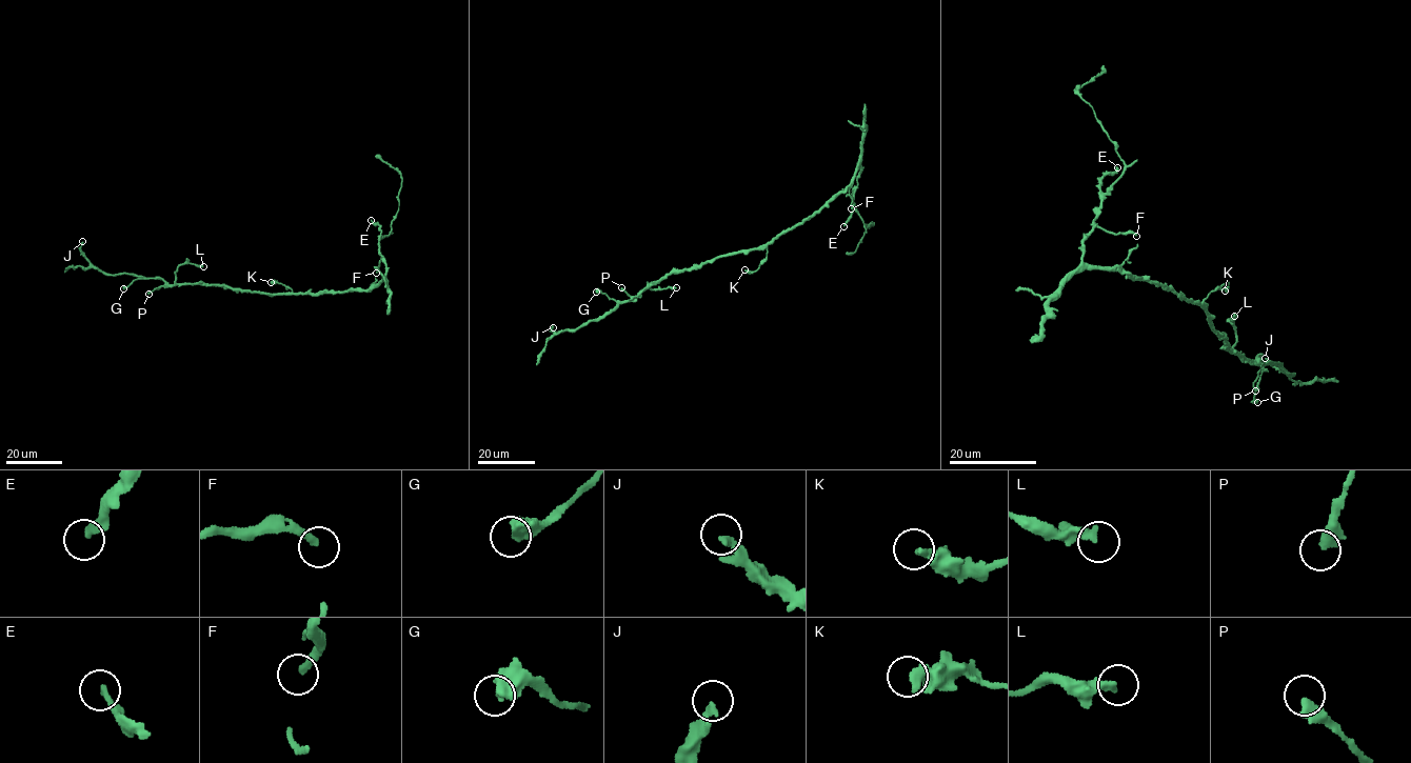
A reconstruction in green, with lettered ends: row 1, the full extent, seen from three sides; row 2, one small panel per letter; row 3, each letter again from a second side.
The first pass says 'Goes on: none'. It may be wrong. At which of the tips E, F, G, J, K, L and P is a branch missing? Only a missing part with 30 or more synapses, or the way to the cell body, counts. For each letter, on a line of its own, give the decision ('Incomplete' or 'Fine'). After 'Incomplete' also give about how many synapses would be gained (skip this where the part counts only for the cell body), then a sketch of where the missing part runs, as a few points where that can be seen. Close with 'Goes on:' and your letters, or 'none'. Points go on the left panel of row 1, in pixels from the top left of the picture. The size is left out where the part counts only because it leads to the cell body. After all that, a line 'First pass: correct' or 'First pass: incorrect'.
E: Fine
F: Fine
G: Fine
J: Fine
K: Fine
L: Fine
P: Fine
Goes on: none
First pass: correct

